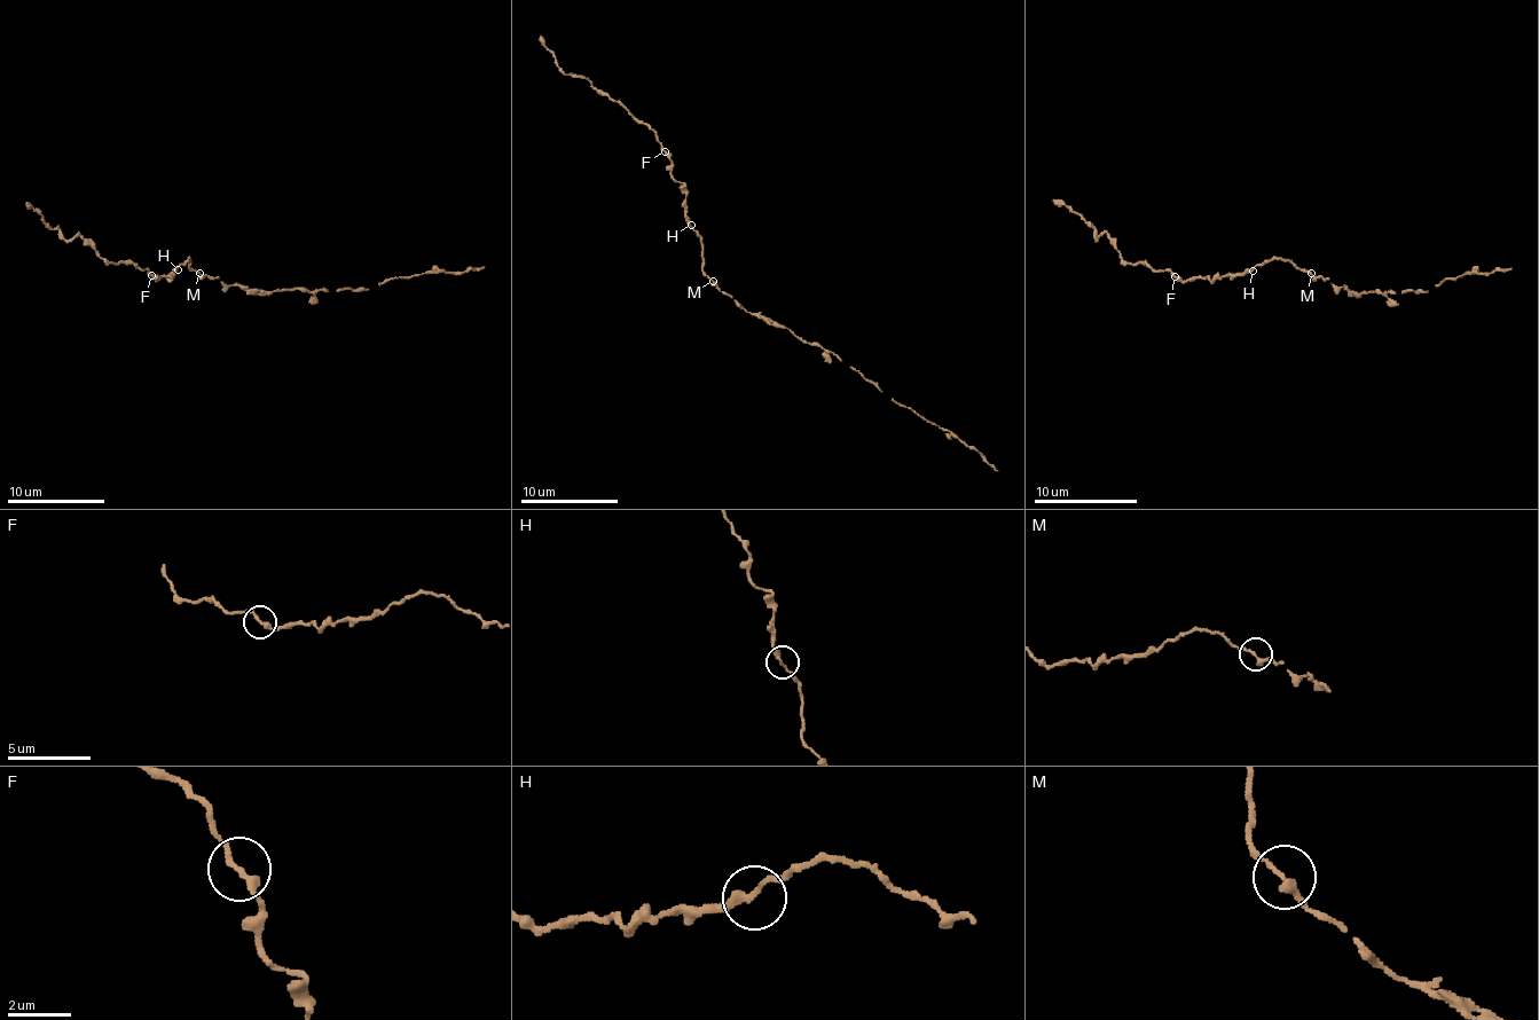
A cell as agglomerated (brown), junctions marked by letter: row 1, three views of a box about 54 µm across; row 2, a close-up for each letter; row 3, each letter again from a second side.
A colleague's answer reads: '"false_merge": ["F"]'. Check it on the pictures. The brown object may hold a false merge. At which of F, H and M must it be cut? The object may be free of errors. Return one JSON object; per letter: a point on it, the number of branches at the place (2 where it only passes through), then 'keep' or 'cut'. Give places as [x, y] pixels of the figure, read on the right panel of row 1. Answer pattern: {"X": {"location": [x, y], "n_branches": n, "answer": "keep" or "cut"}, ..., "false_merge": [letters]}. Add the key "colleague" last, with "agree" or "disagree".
{"F": {"location": [1175, 276], "n_branches": 2, "answer": "cut"}, "H": {"location": [1253, 271], "n_branches": 2, "answer": "keep"}, "M": {"location": [1311, 273], "n_branches": 2, "answer": "keep"}, "false_merge": ["F"], "colleague": "agree"}

